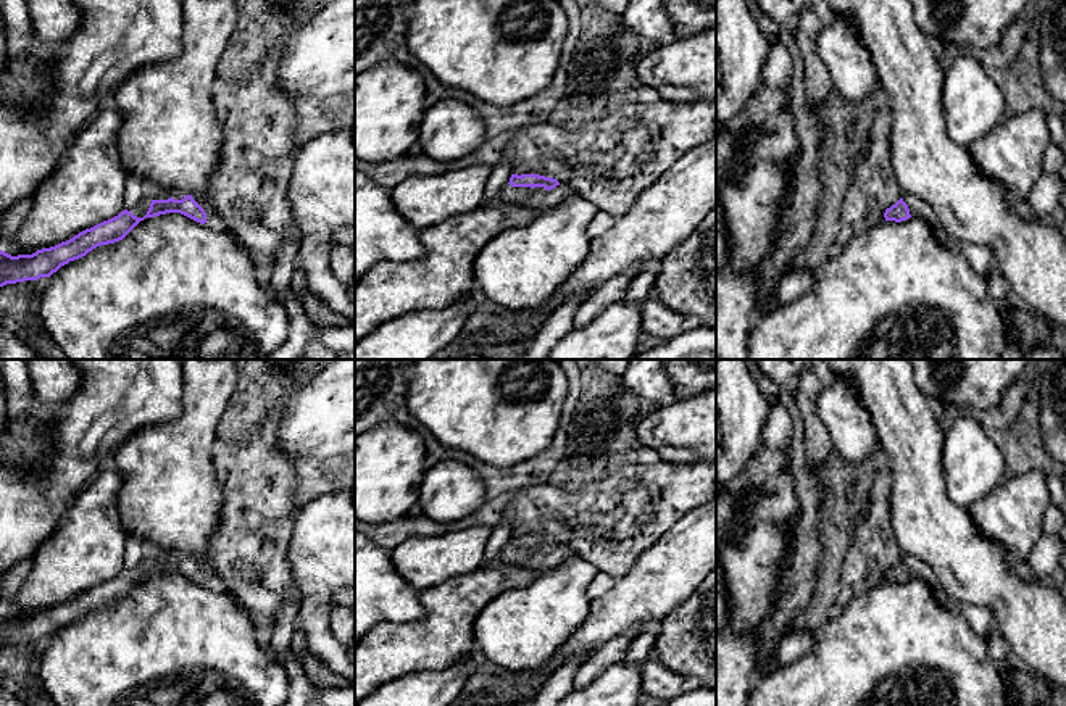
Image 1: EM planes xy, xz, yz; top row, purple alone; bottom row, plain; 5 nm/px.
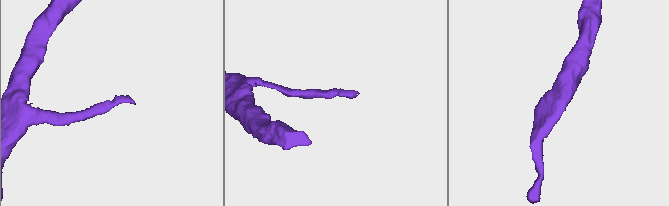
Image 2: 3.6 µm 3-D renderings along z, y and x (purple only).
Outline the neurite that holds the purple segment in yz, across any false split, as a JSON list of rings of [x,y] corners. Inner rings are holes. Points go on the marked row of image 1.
[[[903,195],[895,205],[887,208],[884,213],[885,221],[895,221],[895,222],[906,221],[911,216],[922,218],[931,226],[935,239],[940,243],[948,245],[948,235],[937,221],[932,208],[924,200],[914,195]]]

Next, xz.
[[[511,174],[510,182],[498,192],[497,200],[523,203],[534,210],[545,210],[561,205],[576,193],[573,187],[560,184],[552,177],[539,174]]]

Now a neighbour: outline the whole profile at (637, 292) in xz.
[[[652,263],[643,269],[642,276],[637,277],[629,290],[626,292],[623,301],[626,303],[642,303],[647,298],[647,287],[655,284],[660,272],[661,263]]]

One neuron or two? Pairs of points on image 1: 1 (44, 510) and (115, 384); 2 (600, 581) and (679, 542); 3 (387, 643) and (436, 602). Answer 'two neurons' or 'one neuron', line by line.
1: one neuron
2: two neurons
3: one neuron

